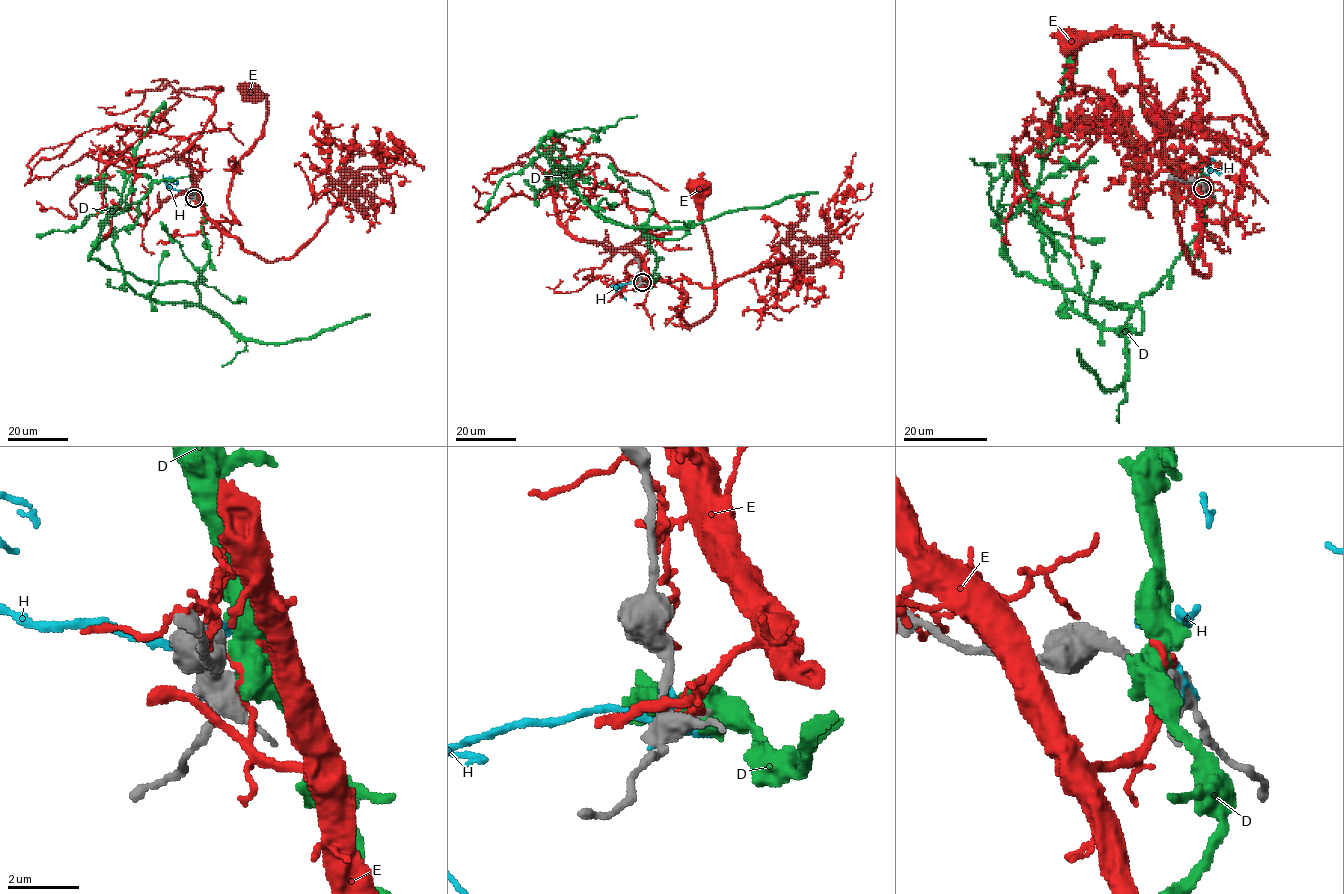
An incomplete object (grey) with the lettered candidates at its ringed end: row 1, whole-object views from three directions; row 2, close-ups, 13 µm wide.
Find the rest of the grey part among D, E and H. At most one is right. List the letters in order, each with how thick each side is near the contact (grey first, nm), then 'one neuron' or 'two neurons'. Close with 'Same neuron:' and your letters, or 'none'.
D: 460 nm thick on the grey side, 480 nm on the other; two neurons
E: 400 nm thick on the grey side, 150 nm on the other; two neurons
H: 500 nm thick on the grey side, 170 nm on the other; two neurons
Same neuron: none

